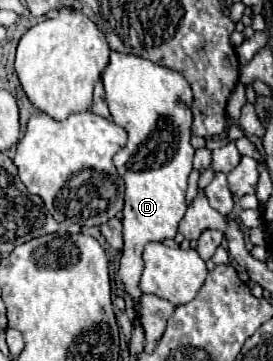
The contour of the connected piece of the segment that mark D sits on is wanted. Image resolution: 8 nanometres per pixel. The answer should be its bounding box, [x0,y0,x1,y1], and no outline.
[103,51,195,301]

